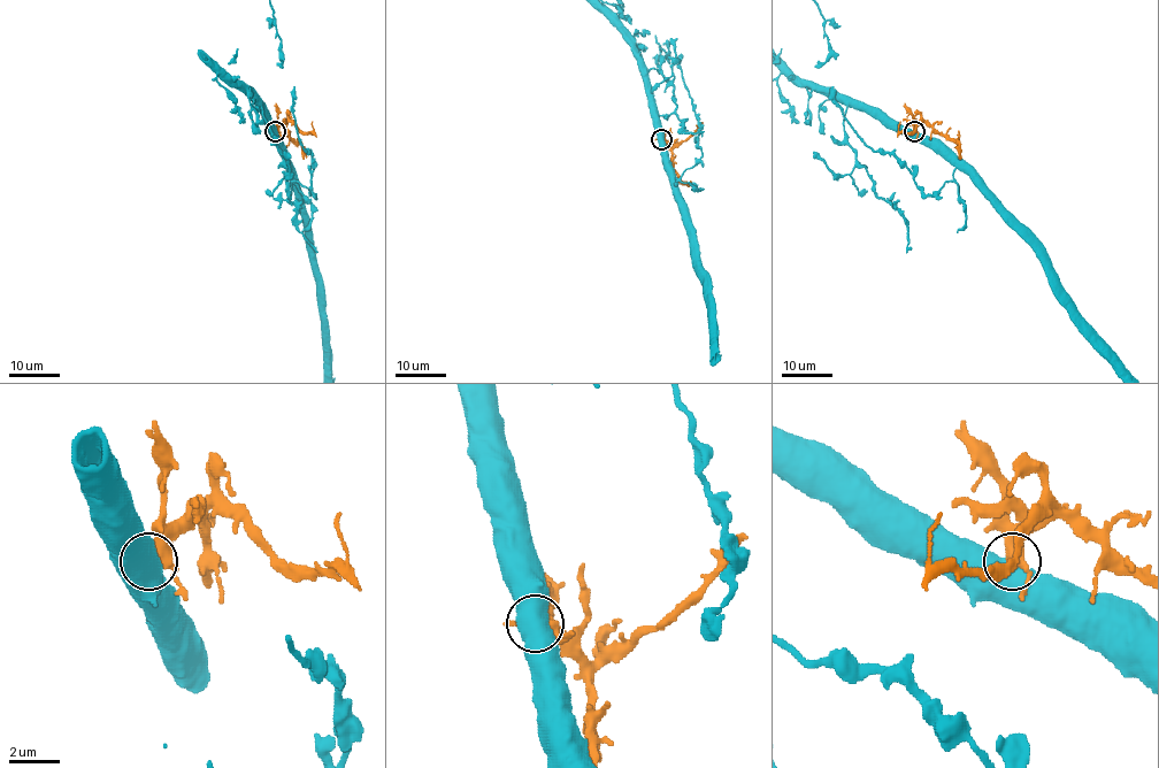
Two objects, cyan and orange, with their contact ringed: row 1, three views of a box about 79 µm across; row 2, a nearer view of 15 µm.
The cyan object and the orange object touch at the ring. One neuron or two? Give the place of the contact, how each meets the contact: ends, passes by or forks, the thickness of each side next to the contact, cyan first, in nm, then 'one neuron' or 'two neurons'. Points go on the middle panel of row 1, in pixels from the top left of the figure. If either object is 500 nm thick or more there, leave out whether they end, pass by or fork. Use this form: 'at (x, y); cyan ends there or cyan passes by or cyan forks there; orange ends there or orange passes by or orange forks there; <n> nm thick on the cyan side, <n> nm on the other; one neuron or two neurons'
at (661, 139); 750 nm thick on the cyan side, 550 nm on the other; two neurons

